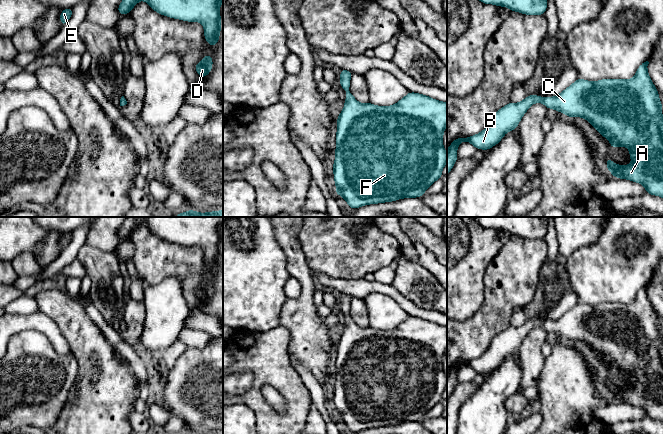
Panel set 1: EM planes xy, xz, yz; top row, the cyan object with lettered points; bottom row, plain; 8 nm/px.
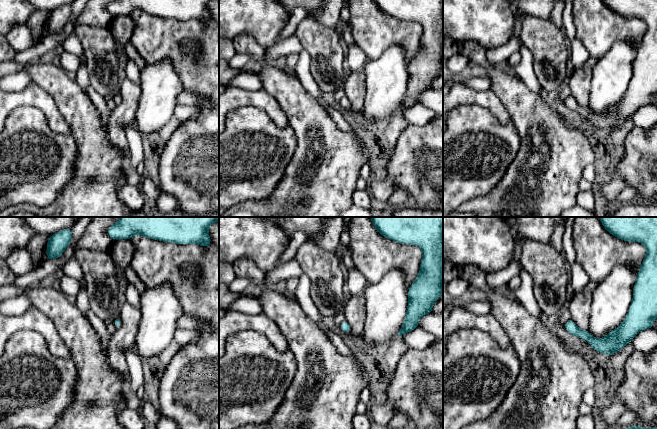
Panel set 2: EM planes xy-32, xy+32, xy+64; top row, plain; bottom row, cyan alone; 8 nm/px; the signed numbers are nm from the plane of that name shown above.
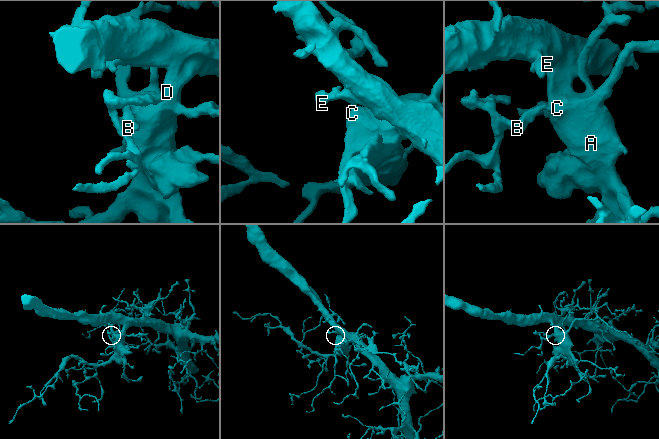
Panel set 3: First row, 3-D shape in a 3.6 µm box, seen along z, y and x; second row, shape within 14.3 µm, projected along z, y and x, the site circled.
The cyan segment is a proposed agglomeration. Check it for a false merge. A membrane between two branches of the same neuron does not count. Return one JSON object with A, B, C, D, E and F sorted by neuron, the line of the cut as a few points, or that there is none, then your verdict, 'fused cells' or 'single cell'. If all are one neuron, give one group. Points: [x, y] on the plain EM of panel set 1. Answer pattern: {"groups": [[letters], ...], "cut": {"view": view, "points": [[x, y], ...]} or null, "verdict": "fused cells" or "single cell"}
{"groups": [["A", "B", "C", "D", "E", "F"]], "cut": null, "verdict": "single cell"}

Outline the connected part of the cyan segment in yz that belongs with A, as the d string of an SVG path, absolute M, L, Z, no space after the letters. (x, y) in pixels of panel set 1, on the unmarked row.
M649 286L642 287L632 303L602 303L595 306L578 302L573 308L567 311L559 319L553 321L541 321L538 319L528 319L519 327L508 327L492 340L487 351L480 357L471 361L459 361L452 365L447 374L447 400L458 383L458 369L464 365L471 367L476 373L489 374L498 368L503 360L514 353L517 353L520 344L530 330L534 327L543 327L547 333L555 333L560 337L565 337L569 342L582 341L588 344L591 349L598 354L598 357L606 361L612 372L619 370L627 371L630 374L630 383L633 385L630 389L616 389L611 382L606 382L607 394L615 402L628 403L642 408L647 418L663 421L663 339L662 329L659 324L659 316L654 310L647 294Z

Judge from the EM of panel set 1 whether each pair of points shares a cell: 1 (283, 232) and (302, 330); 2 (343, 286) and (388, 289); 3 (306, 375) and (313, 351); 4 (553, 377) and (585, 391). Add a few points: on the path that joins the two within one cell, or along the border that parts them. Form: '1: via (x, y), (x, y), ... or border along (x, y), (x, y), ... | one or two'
1: via (295, 256), (296, 264), (305, 277), (304, 306) | one
2: via (354, 287), (377, 287) | one
3: border along (290, 355), (299, 360), (323, 386) | two
4: via (561, 384), (568, 391), (577, 391) | one

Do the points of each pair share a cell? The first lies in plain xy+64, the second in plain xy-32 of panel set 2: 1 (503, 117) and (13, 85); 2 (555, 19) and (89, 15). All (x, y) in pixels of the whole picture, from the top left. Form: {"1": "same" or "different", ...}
{"1": "different", "2": "same"}

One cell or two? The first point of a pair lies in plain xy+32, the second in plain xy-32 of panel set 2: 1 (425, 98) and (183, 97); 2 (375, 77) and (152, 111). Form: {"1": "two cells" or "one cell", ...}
{"1": "one cell", "2": "one cell"}

